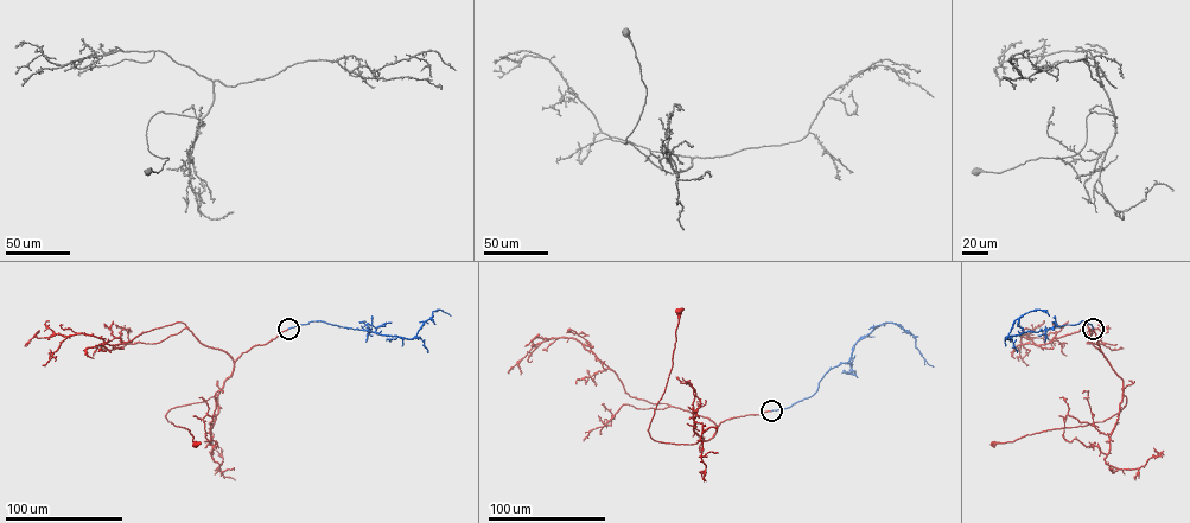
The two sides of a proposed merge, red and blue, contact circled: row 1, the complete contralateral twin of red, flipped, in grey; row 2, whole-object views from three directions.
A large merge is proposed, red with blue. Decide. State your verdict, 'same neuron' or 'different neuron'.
same neuron

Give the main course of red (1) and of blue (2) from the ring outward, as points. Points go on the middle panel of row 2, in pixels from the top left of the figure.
1: (771, 410), (726, 419), (708, 440), (695, 444), (664, 442), (651, 438), (649, 423), (672, 365), (679, 311)
2: (771, 410), (812, 396), (829, 369), (850, 361), (857, 343), (885, 323), (909, 331), (934, 367)

